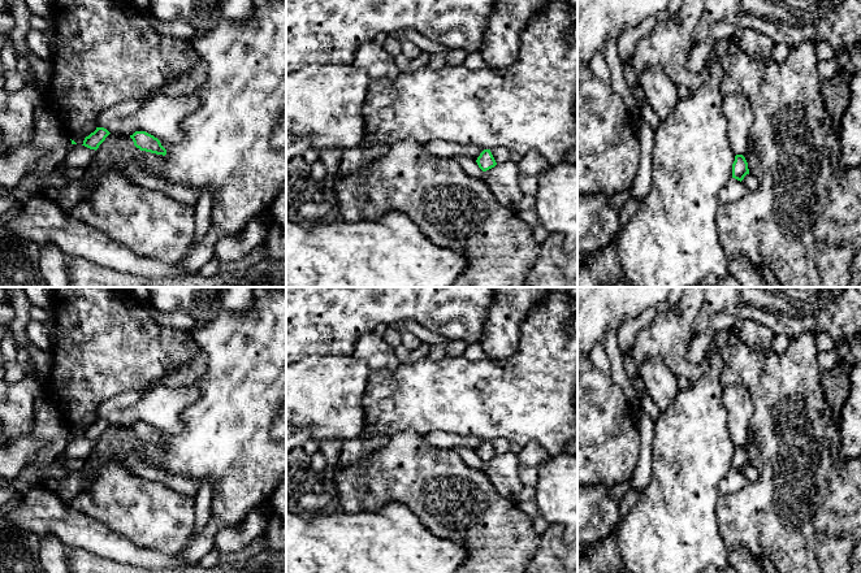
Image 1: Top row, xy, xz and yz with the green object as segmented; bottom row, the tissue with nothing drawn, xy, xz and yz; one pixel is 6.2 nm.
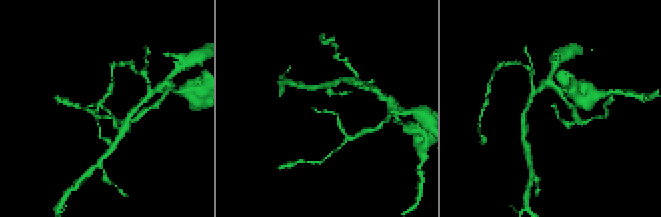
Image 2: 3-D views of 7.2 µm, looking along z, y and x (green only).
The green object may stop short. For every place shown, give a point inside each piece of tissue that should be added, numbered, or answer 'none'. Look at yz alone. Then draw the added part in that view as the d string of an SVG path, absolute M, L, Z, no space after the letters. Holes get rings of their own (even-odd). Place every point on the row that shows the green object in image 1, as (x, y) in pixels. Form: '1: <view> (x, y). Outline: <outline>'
1: yz (734, 190). Outline: M730 178L724 187L719 192L721 204L728 204L740 200L748 188L737 179Z

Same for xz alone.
1: xz (441, 148). Outline: M432 140L425 144L425 149L434 156L440 157L455 157L458 155L467 156L477 160L484 148L477 146L462 146L457 143L449 143L444 140Z

